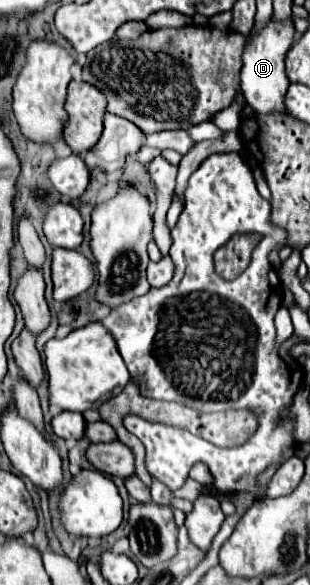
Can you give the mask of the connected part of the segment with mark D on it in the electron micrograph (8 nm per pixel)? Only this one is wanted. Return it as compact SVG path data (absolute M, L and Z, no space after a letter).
M267 21L265 29L255 37L255 41L245 49L243 53L243 69L241 69L241 89L249 103L249 107L257 115L289 115L285 107L285 93L289 87L289 79L285 75L285 53L293 45L293 23L289 25L273 25L273 21Z

